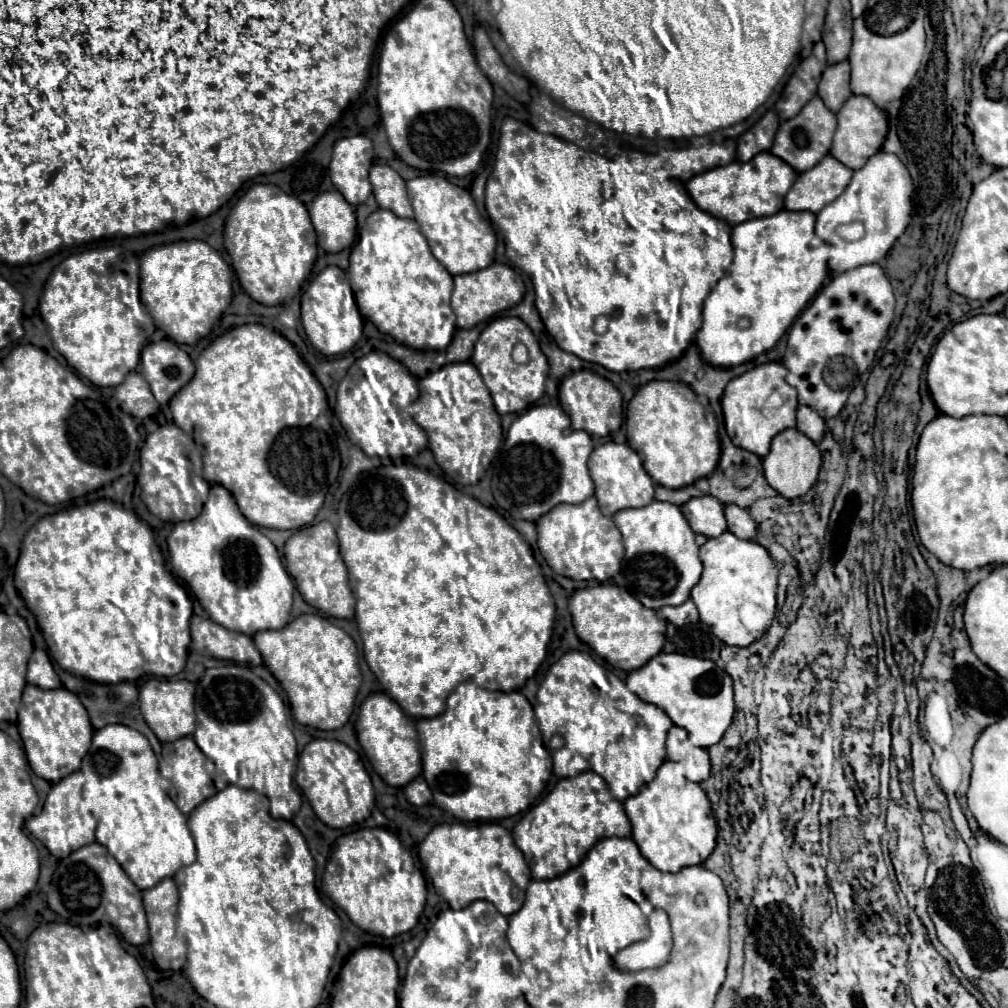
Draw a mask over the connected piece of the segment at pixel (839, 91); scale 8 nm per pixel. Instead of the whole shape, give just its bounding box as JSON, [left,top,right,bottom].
[819,60,851,112]

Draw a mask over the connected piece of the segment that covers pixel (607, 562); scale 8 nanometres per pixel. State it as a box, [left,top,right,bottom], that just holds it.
[537,498,623,580]

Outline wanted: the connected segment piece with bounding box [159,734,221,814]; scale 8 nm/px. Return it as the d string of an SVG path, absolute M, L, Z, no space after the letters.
M193 734L191 736L185 736L185 738L179 738L175 742L165 742L163 744L163 754L161 754L161 762L159 762L159 770L161 774L171 780L173 784L173 792L175 792L175 798L173 802L177 804L177 808L183 812L183 814L189 814L193 808L197 808L205 798L213 796L221 790L217 790L215 782L213 782L213 774L215 774L215 764L211 758L207 758L197 746L195 746L195 738Z

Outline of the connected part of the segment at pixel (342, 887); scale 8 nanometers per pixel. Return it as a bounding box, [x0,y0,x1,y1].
[321,827,427,938]

